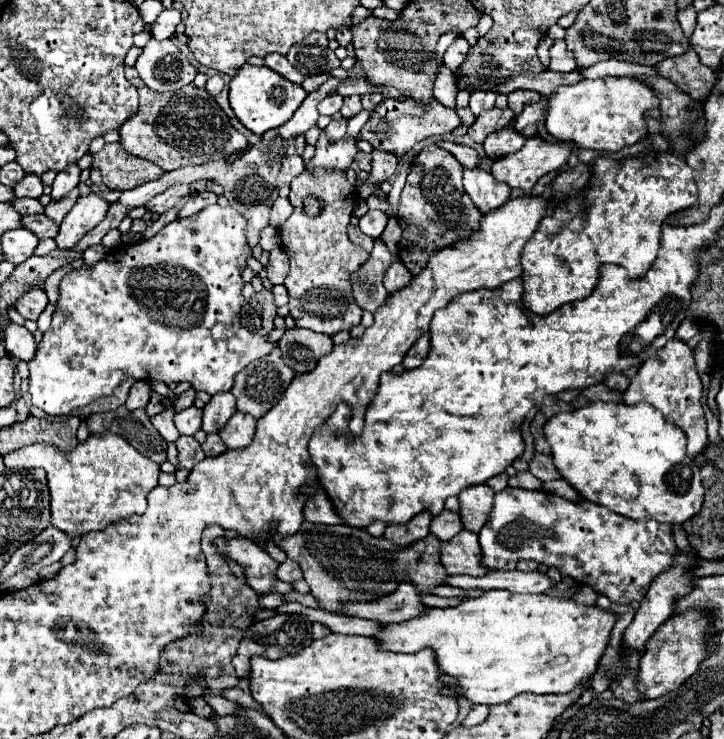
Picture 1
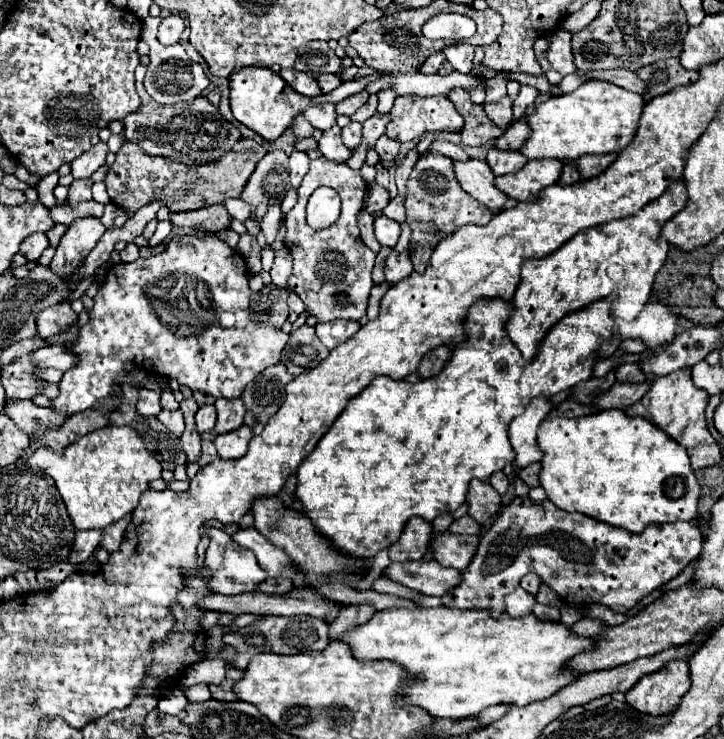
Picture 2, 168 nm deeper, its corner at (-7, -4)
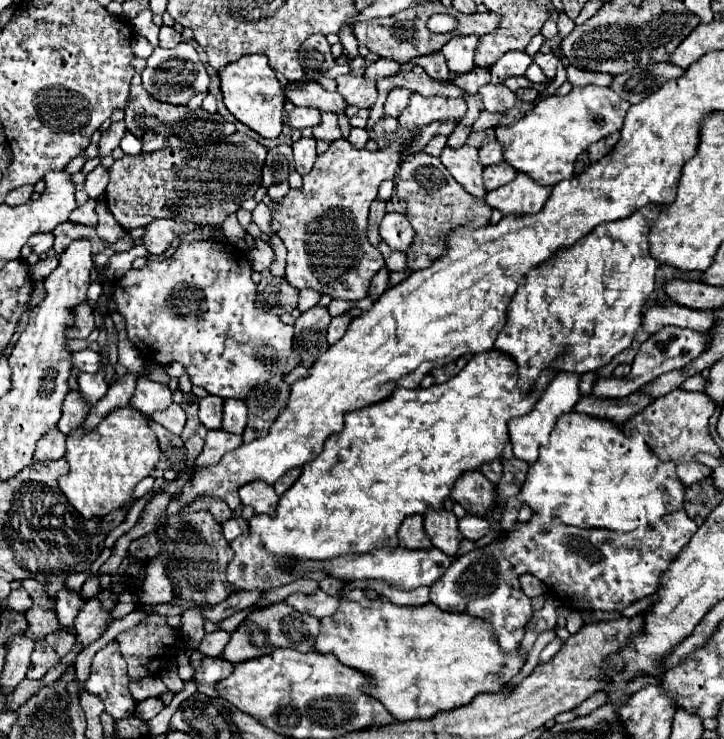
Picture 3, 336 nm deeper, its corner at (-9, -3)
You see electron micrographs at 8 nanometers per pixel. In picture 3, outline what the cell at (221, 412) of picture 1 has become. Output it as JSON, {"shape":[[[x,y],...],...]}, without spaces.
{"shape":[[[236,399],[224,401],[224,421],[222,421],[224,431],[242,435],[246,427],[246,417],[248,417],[248,407],[244,401],[236,401]]]}

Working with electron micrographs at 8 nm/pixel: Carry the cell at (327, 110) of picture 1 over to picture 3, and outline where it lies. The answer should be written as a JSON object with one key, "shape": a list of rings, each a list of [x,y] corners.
{"shape":[[[294,107],[292,111],[288,111],[284,123],[292,129],[314,127],[316,123],[320,123],[320,111],[312,111],[310,107]]]}

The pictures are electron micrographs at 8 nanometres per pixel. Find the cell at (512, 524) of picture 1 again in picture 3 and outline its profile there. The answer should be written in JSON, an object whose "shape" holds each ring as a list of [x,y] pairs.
{"shape":[[[684,509],[630,533],[568,527],[560,523],[560,519],[532,515],[532,519],[522,523],[520,529],[510,529],[502,541],[458,557],[430,587],[430,601],[442,611],[466,613],[490,623],[492,637],[498,641],[500,649],[504,653],[514,653],[524,639],[526,623],[532,617],[530,599],[518,585],[522,573],[538,577],[548,591],[570,603],[568,607],[572,609],[622,611],[656,591],[662,571],[670,567],[672,559],[676,559],[696,529],[698,525]]]}

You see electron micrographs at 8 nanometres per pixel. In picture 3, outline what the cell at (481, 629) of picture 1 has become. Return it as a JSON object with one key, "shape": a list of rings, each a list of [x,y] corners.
{"shape":[[[350,589],[340,599],[336,613],[320,619],[320,635],[316,635],[314,651],[336,655],[342,665],[352,667],[374,681],[374,685],[364,691],[378,699],[396,721],[428,719],[428,715],[436,715],[438,711],[450,711],[466,705],[480,693],[500,691],[516,673],[520,673],[524,665],[520,653],[504,655],[504,651],[492,643],[488,623],[480,623],[468,615],[448,615],[432,603],[420,607],[400,607],[382,595],[370,601],[362,589]]]}

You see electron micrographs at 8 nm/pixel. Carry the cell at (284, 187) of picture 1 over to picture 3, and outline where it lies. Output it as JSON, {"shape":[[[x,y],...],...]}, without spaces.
{"shape":[[[314,137],[312,139],[300,139],[300,141],[292,143],[292,149],[294,149],[294,169],[300,175],[306,175],[318,157],[316,139]]]}

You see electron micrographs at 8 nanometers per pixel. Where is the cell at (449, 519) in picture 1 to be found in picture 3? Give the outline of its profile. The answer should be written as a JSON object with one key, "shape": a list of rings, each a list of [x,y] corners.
{"shape":[[[466,515],[464,519],[458,521],[458,525],[460,525],[460,533],[464,535],[464,539],[470,539],[470,541],[478,541],[490,531],[490,523],[476,515]]]}

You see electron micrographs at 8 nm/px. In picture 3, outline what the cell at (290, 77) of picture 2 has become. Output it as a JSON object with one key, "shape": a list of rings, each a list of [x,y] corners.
{"shape":[[[306,83],[292,91],[286,89],[286,99],[300,107],[314,107],[318,111],[332,111],[332,113],[344,113],[348,107],[348,103],[340,93],[330,93],[322,89],[318,83]]]}

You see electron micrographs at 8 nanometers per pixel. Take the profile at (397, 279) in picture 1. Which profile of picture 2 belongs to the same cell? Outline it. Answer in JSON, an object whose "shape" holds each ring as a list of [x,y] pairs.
{"shape":[[[392,252],[386,260],[386,268],[384,268],[384,276],[388,284],[396,284],[404,278],[408,278],[414,272],[412,262],[410,262],[410,254],[408,252]]]}

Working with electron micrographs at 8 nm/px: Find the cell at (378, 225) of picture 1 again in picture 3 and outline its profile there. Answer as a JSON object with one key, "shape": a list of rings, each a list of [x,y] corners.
{"shape":[[[386,213],[380,223],[380,237],[396,251],[408,253],[414,241],[414,229],[410,221],[400,213]]]}

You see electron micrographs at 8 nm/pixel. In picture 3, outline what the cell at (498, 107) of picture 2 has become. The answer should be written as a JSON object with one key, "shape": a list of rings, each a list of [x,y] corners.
{"shape":[[[504,83],[484,85],[484,87],[480,87],[478,93],[484,101],[486,111],[508,111],[516,105],[516,93],[510,91]]]}

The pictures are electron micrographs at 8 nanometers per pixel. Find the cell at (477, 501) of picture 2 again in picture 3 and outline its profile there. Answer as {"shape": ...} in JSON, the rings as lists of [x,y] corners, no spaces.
{"shape":[[[474,469],[474,471],[462,473],[456,479],[450,495],[468,513],[484,515],[494,507],[494,491],[496,491],[494,485],[478,469]]]}

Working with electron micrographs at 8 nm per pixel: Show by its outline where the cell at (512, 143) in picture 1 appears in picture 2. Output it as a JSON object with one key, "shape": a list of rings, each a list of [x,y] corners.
{"shape":[[[496,146],[488,148],[488,166],[496,176],[518,172],[526,162],[528,158],[520,150],[502,150]]]}

